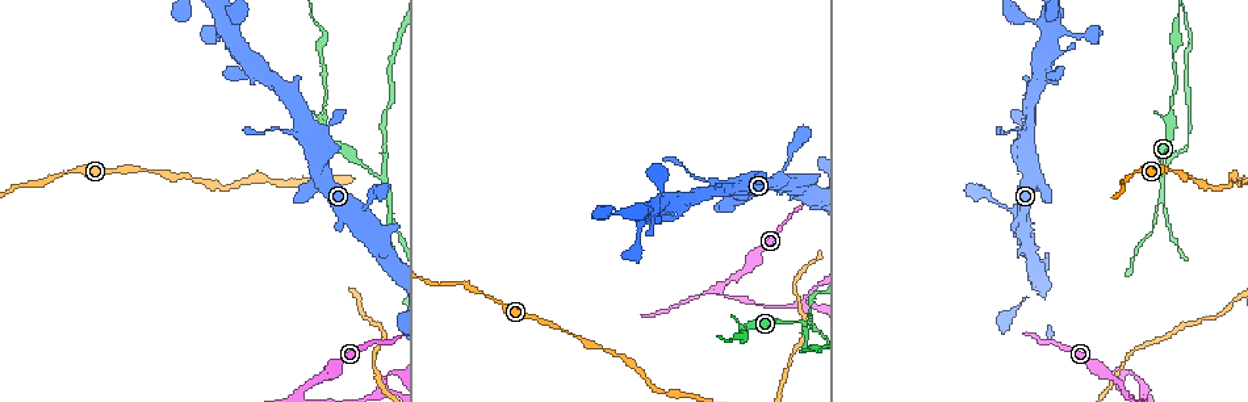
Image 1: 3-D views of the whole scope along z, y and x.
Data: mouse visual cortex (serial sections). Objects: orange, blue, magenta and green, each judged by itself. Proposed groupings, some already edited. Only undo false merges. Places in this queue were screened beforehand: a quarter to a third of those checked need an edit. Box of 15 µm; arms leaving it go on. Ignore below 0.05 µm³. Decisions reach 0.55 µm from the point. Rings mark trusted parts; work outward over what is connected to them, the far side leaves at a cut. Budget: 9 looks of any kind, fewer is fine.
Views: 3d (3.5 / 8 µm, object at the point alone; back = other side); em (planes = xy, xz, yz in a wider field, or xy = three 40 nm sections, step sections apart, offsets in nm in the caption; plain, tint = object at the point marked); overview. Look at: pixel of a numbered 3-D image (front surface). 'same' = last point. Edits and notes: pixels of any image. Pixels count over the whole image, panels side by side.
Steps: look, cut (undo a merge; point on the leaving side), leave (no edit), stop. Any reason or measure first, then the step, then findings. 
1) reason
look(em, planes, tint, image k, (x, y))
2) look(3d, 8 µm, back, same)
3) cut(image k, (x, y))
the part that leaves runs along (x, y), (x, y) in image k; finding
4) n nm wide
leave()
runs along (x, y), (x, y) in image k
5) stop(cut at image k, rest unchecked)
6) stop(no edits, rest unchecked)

thick turns thin
look(em, xy, step 5, tint, image 1, (711, 183))

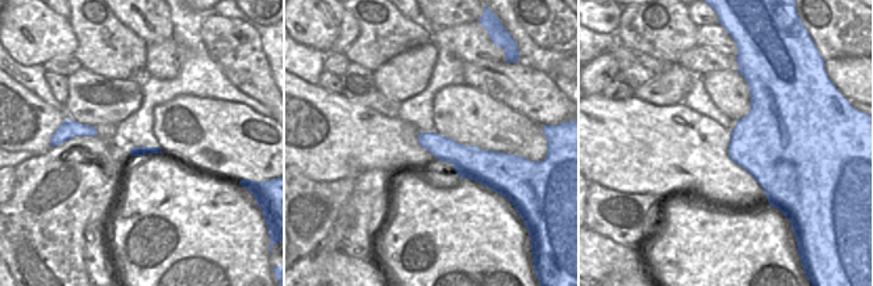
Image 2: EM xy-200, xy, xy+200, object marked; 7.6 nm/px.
wider look
look(3d, 3.5 µm, back, same)

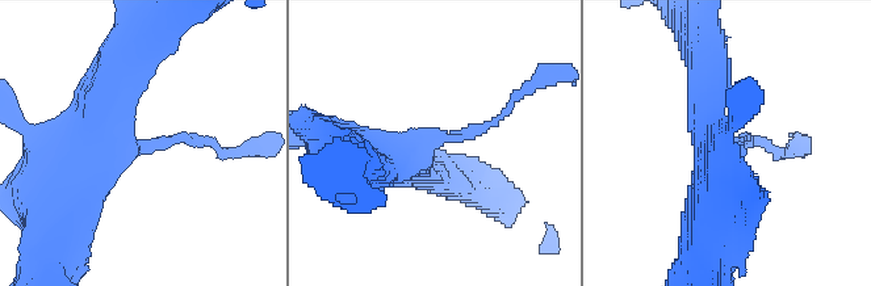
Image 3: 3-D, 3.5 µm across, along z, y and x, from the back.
leave()
runs along (364, 159), (413, 162), (510, 105) in image 3; continuous, no second cell

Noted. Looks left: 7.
looks like a crossing
look(3d, 3.5 µm, image 1, (1046, 35))

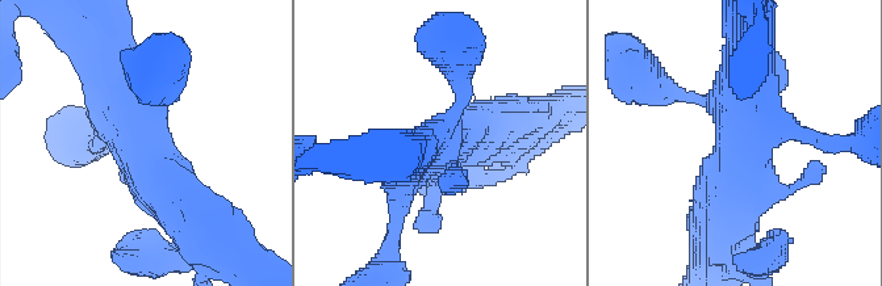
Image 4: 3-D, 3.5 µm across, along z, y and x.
need the tissue
look(em, xy, step 1, tint, image 4, (140, 145))

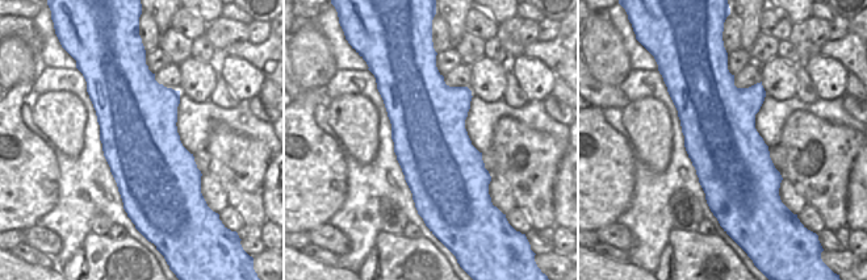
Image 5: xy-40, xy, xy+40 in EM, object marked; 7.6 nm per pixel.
look(em, xy, step 3, tint, same)

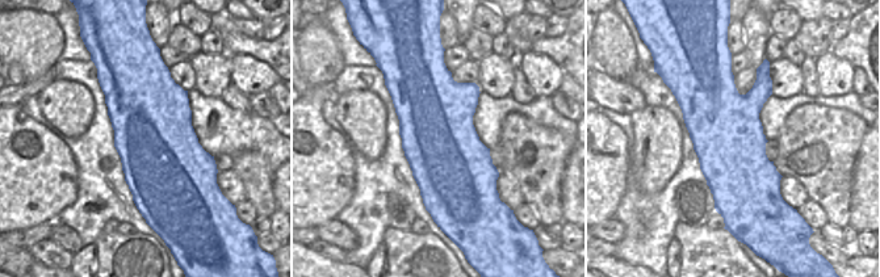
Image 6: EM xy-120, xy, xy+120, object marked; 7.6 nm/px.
leave()
runs along (189, 217), (149, 168), (112, 63) in image 4; continuous, no second cell

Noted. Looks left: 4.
abrupt turn
look(3d, 3.5 µm, image 1, (381, 175))

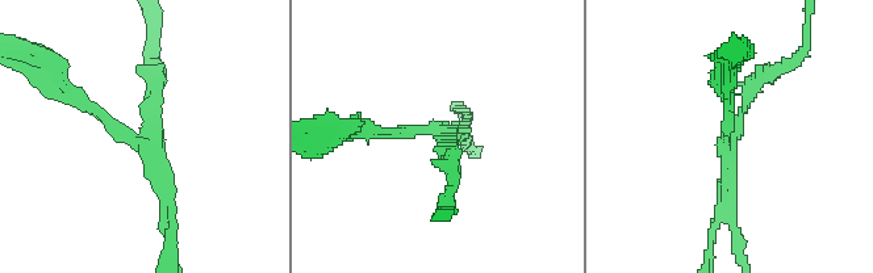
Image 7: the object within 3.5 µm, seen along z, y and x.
need the tissue
look(em, xy, step 5, tint, image 7, (729, 146))

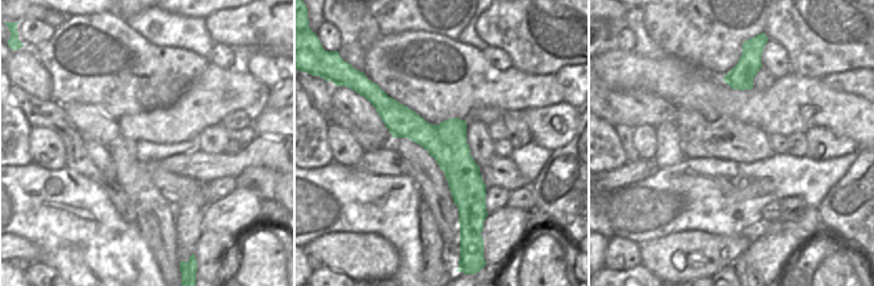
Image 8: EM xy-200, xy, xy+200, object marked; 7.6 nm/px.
arms of 150, 150, 200 nm
cut(image 7, (151, 91))
two cells meet here

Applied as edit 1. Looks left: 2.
side arm on a straight run
look(3d, 3.5 µm, back, image 1, (719, 287))

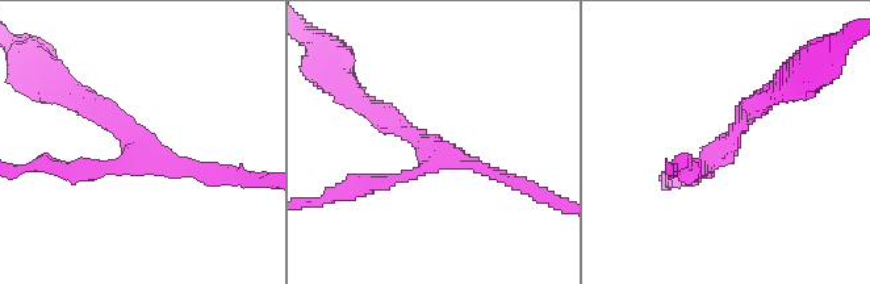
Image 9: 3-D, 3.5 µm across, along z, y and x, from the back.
now the EM
look(em, xy, step 1, tint, image 9, (430, 149))

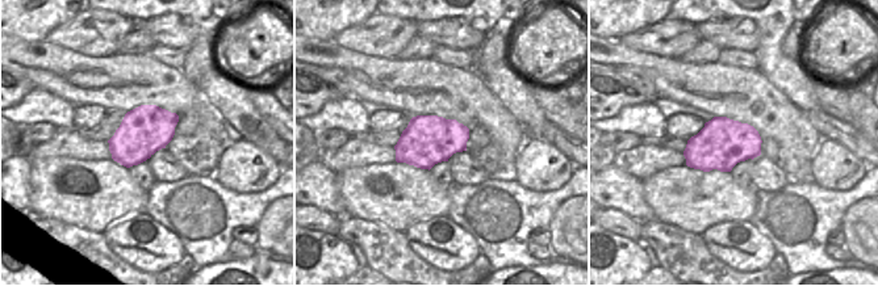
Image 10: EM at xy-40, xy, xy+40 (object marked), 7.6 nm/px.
leave()
runs along (764, 97), (726, 146), (689, 170) in image 9; one cell here

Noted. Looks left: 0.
stop(cut at image 7, rest unchecked)

